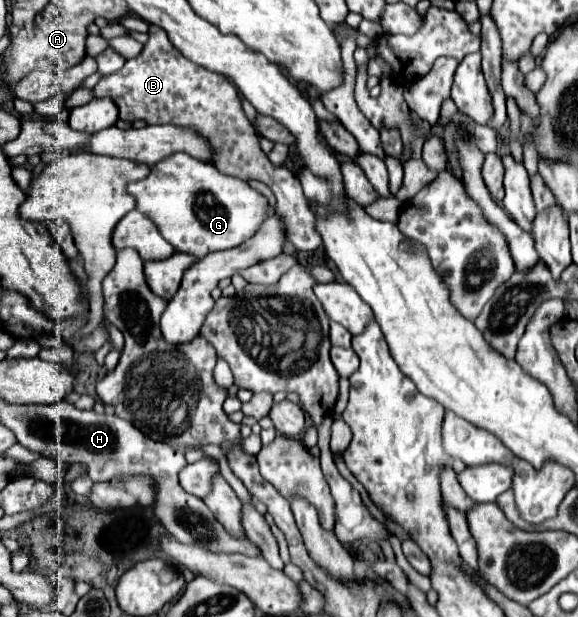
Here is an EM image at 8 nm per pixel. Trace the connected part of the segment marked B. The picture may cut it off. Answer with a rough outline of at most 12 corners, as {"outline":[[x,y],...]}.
{"outline":[[149,25],[103,77],[119,119],[189,127],[225,175],[275,195],[287,243],[321,247],[299,179],[271,165],[227,77]]}

